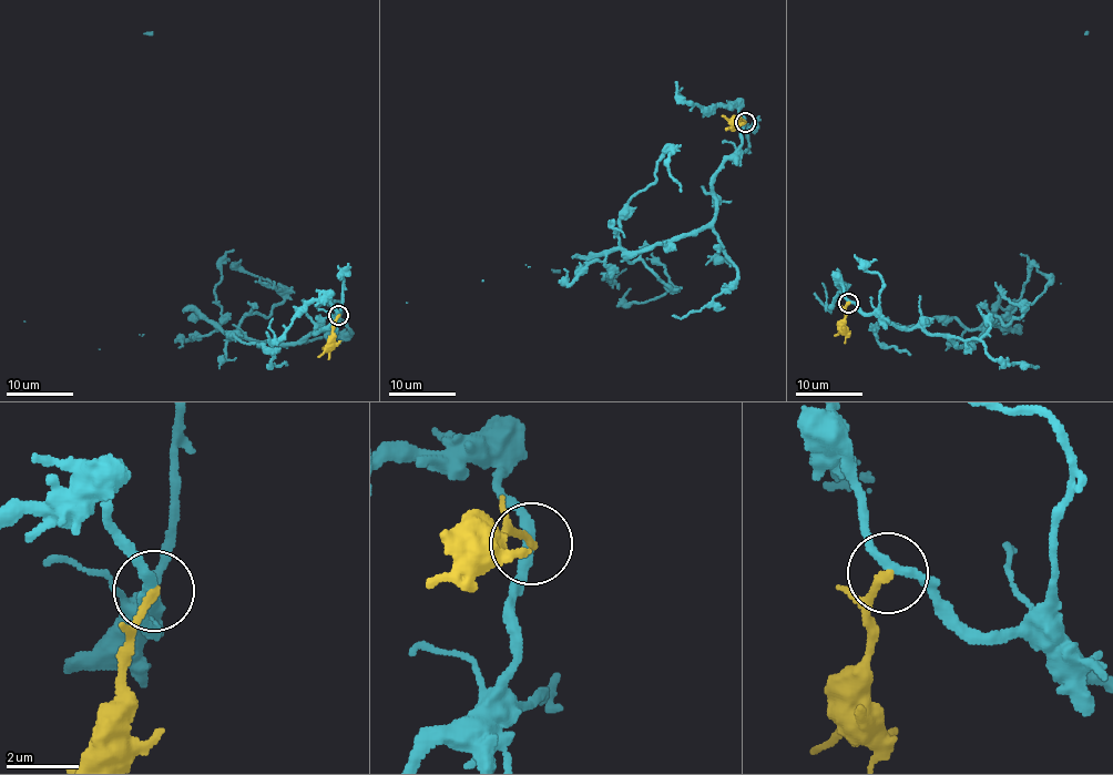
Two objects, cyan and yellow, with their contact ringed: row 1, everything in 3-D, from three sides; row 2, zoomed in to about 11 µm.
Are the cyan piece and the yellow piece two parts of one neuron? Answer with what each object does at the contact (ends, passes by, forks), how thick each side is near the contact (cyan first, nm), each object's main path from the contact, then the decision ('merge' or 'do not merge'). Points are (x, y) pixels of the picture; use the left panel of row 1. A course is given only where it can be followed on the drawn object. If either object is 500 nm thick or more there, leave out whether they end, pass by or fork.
cyan passes by | yellow ends | 260/200 nm | cyan via (338, 315), (338, 322), (295, 343), (218, 329), (222, 309), (214, 295), (226, 251), (153, 34), (144, 33) | yellow via (338, 315), (333, 325), (333, 342), (318, 357) | do not merge

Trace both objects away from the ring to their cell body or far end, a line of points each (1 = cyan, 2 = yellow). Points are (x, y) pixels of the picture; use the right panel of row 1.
1: (849, 302), (959, 347), (1014, 308), (1086, 31)
2: (849, 302), (845, 310), (845, 326), (834, 336)

